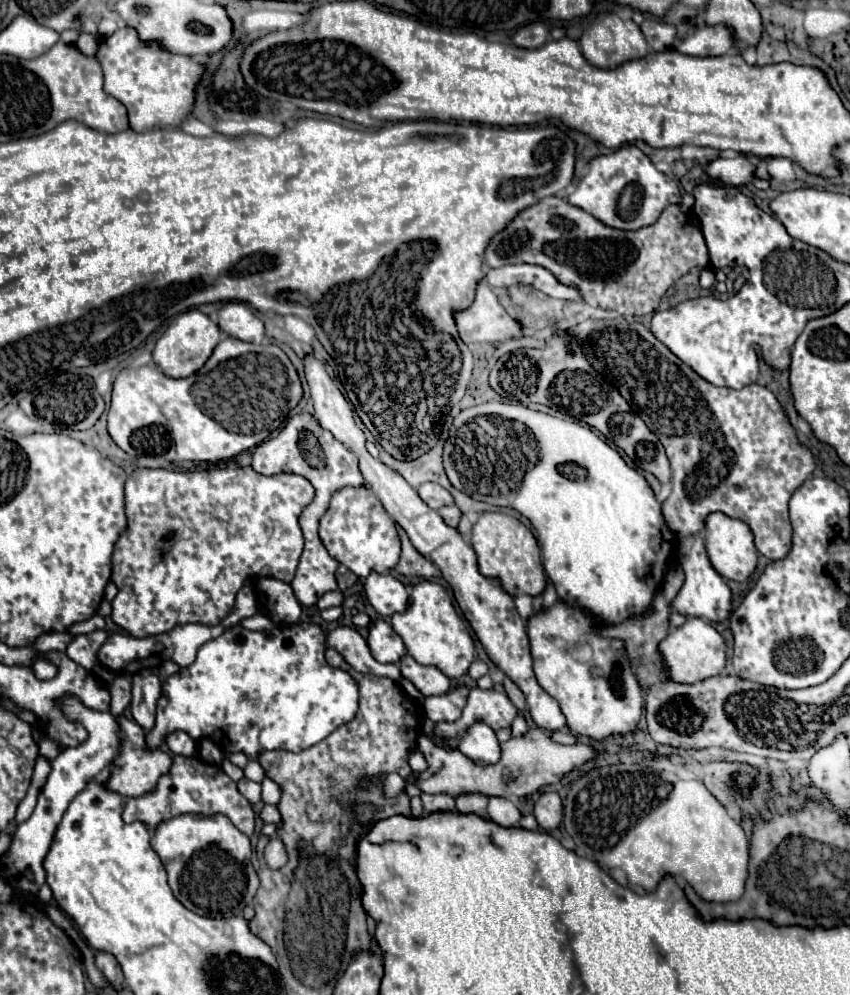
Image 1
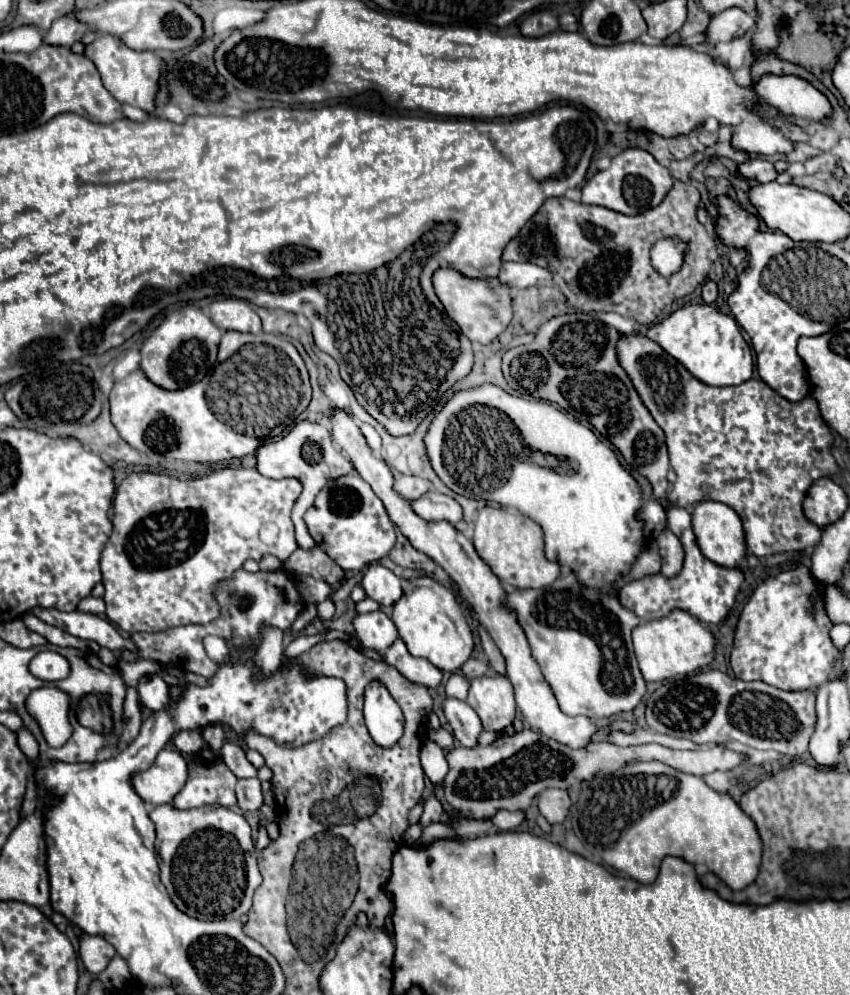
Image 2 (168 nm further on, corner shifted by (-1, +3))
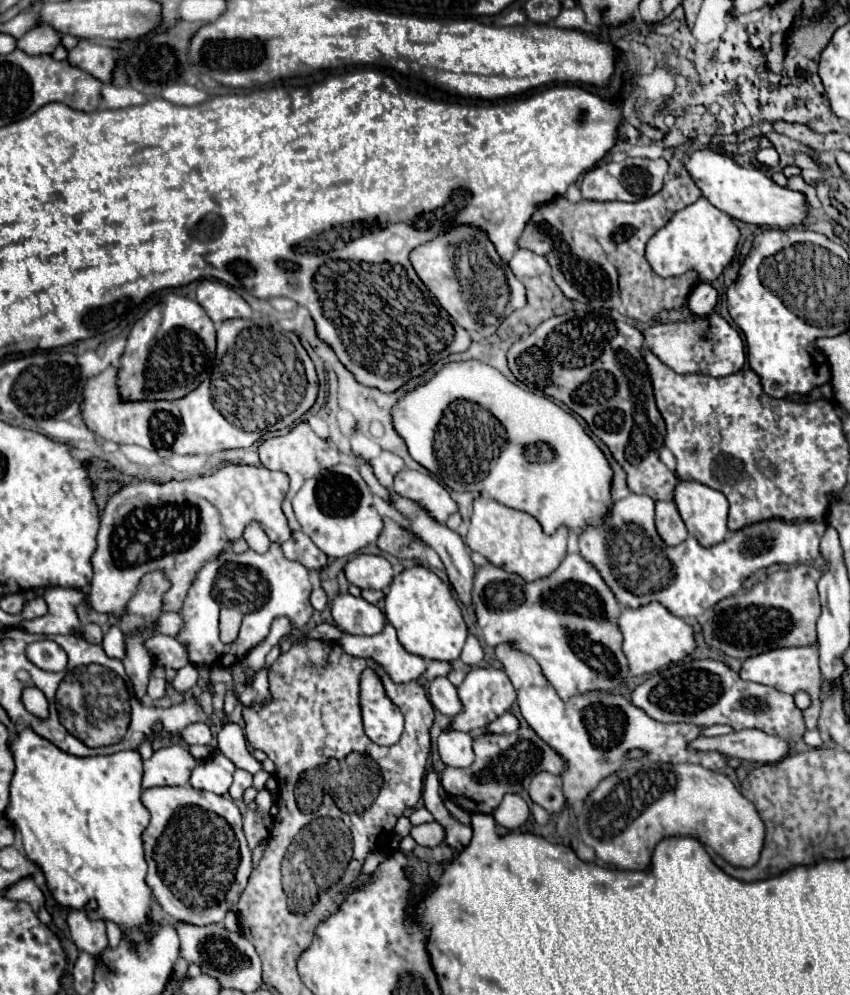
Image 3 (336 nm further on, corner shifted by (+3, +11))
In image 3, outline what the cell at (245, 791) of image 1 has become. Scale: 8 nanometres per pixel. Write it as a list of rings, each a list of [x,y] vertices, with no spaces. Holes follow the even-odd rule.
[[[236,770],[234,772],[234,782],[230,786],[230,796],[234,800],[242,800],[244,792],[252,786],[252,774],[246,772],[246,770]]]

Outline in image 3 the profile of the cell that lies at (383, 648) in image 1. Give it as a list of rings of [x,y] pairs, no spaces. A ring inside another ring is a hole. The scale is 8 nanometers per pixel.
[[[340,594],[332,602],[332,618],[348,634],[372,636],[384,630],[384,614],[378,606],[366,602],[364,598],[354,598],[352,594]]]

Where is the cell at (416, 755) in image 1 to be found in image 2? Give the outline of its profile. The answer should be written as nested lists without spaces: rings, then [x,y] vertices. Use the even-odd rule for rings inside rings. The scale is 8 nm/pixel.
[[[426,742],[422,746],[422,752],[420,752],[420,760],[422,760],[422,768],[426,772],[426,776],[430,778],[430,782],[436,786],[436,784],[442,784],[442,780],[446,778],[448,774],[448,762],[446,762],[446,756],[444,756],[444,750],[436,744],[436,742]]]

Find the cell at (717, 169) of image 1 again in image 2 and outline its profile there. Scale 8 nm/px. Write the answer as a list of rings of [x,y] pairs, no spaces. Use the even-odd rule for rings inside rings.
[[[748,160],[744,164],[740,164],[738,172],[748,178],[748,180],[756,180],[756,182],[774,182],[778,172],[774,168],[774,164],[766,162],[766,160]]]

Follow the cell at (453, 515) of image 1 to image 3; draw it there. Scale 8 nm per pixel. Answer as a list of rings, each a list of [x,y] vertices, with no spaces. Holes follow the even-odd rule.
[[[402,470],[394,478],[394,490],[402,498],[412,498],[412,502],[420,502],[420,506],[424,506],[424,510],[428,510],[428,514],[432,514],[436,522],[446,522],[446,518],[458,510],[448,490],[430,474]]]

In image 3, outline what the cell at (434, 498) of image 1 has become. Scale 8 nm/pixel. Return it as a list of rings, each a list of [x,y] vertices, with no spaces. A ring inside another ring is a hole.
[[[382,452],[378,458],[370,460],[370,464],[372,464],[372,468],[374,468],[376,478],[378,478],[380,484],[386,486],[386,488],[392,488],[394,476],[396,476],[400,470],[406,468],[406,466],[404,466],[404,460],[402,460],[400,456],[396,456],[396,454],[392,454],[392,452]]]

